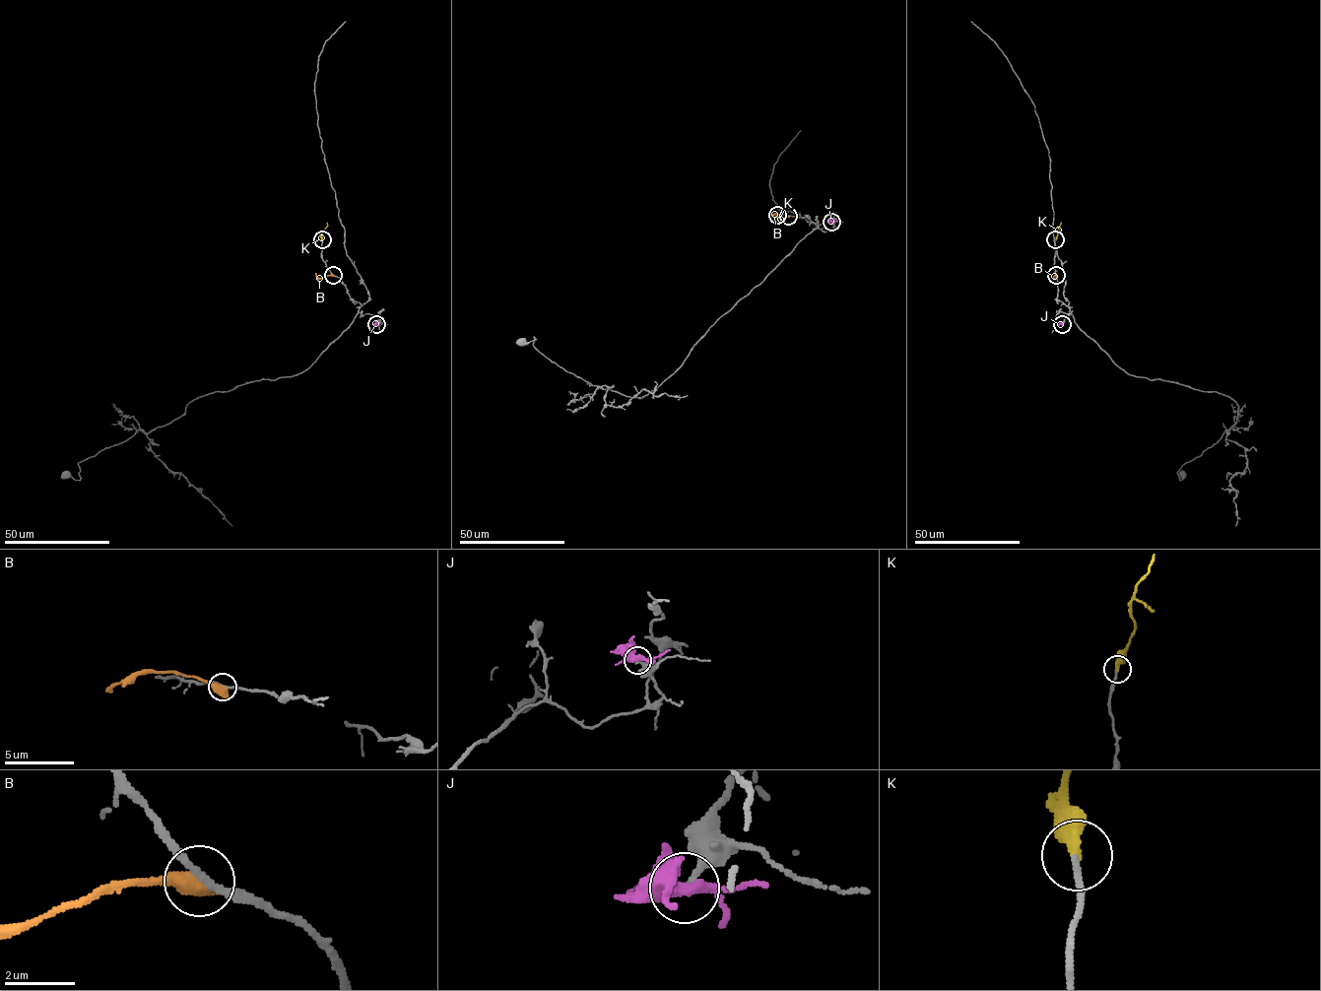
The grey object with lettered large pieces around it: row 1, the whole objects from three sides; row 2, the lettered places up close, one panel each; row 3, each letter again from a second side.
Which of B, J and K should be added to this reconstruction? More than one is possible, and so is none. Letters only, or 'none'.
K

